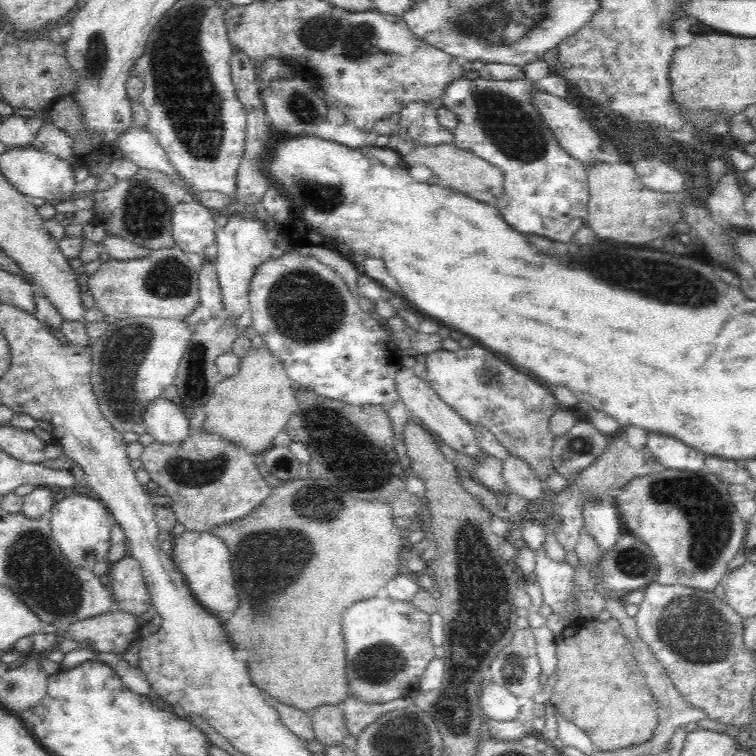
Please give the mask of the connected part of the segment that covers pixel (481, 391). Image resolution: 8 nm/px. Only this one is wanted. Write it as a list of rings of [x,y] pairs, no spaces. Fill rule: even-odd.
[[[476,343],[464,344],[457,352],[448,352],[446,350],[436,350],[425,357],[427,376],[425,381],[436,391],[442,402],[452,407],[464,420],[472,426],[478,425],[484,427],[496,437],[496,440],[502,445],[510,455],[518,457],[528,463],[532,473],[544,484],[548,482],[551,472],[554,471],[551,461],[551,448],[554,435],[549,429],[550,417],[561,409],[560,404],[552,393],[552,389],[540,384],[530,376],[514,369],[508,362],[486,348],[480,347]]]

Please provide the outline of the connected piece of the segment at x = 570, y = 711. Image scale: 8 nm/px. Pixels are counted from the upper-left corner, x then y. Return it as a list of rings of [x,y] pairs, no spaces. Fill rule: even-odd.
[[[612,617],[606,622],[593,620],[590,626],[578,629],[571,637],[560,637],[556,643],[556,685],[550,702],[562,718],[586,733],[596,752],[630,749],[648,742],[658,727],[657,705],[632,655],[632,643],[624,635],[620,622]]]

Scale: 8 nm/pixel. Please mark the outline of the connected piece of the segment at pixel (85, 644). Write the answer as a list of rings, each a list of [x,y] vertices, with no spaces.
[[[118,609],[75,622],[66,628],[65,634],[67,638],[80,643],[80,648],[96,653],[124,654],[126,650],[133,649],[136,630],[136,615]]]

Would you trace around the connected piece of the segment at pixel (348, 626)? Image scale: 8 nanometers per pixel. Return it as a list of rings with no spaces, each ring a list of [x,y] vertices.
[[[370,598],[370,600],[362,600],[362,602],[356,602],[354,606],[350,606],[346,612],[344,612],[344,620],[342,620],[342,630],[344,630],[344,642],[346,642],[346,672],[348,672],[348,684],[350,696],[360,698],[362,701],[366,701],[367,704],[384,704],[392,700],[413,697],[416,692],[419,691],[420,680],[423,678],[424,671],[426,670],[430,661],[435,657],[435,646],[430,641],[430,615],[424,611],[418,610],[415,606],[412,606],[410,602],[398,602],[398,600],[392,600],[392,598]]]

